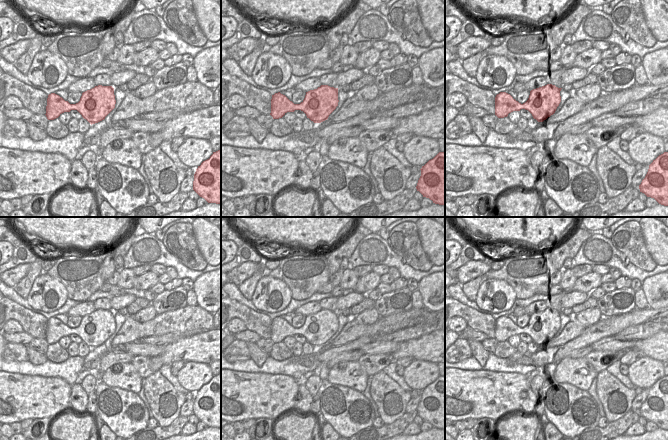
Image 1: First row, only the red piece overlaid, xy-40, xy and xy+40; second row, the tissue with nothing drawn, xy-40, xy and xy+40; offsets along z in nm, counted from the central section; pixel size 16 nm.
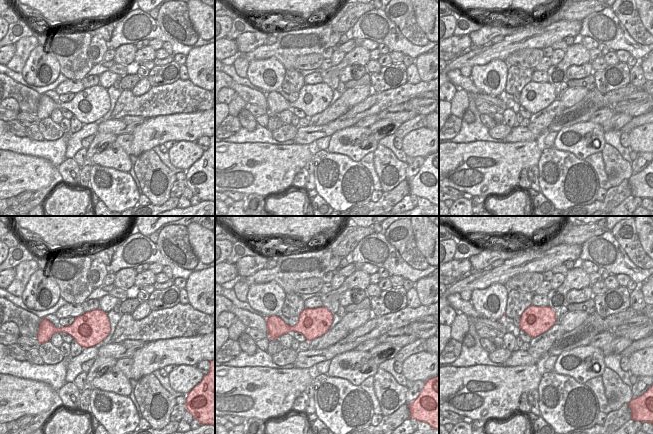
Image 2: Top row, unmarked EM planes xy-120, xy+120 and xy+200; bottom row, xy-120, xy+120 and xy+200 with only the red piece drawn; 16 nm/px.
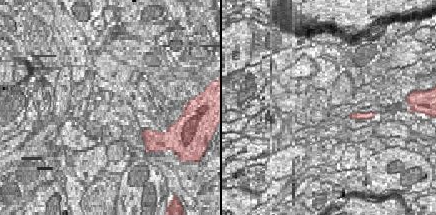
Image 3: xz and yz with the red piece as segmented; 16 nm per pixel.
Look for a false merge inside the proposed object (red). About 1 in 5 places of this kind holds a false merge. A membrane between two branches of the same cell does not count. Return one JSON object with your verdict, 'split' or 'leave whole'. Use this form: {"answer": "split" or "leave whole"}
{"answer": "leave whole"}

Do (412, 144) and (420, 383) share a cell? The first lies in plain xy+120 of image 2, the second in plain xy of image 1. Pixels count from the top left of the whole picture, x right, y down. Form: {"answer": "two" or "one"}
{"answer": "one"}

